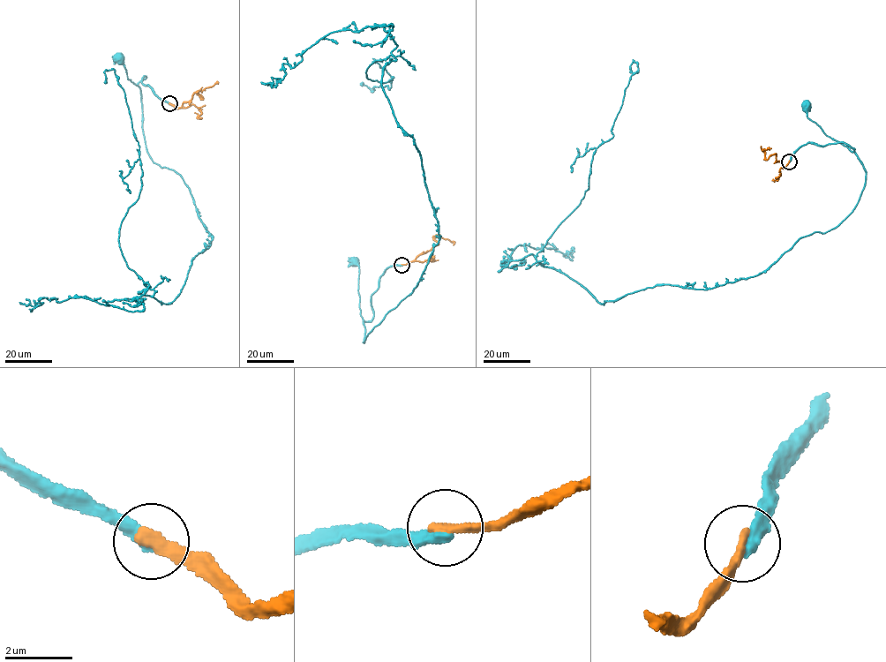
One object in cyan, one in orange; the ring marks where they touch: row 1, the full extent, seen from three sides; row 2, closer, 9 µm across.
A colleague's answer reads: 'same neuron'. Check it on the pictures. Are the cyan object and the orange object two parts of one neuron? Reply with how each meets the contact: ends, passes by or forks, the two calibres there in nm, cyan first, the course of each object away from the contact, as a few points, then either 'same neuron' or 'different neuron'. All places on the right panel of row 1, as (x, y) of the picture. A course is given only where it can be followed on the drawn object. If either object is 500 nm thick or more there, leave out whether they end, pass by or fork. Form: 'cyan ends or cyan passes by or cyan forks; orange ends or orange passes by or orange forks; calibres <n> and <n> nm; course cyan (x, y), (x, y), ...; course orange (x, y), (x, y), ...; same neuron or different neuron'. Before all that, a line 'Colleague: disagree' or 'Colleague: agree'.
Colleague: disagree
cyan ends; orange ends; calibres 400 and 380 nm; course cyan (789, 161), (799, 147), (809, 143), (822, 146), (844, 142), (854, 150), (828, 136), (808, 118), (806, 106); course orange (789, 161), (784, 167), (777, 161), (775, 154), (767, 160), (762, 150), (771, 148); different neuron

